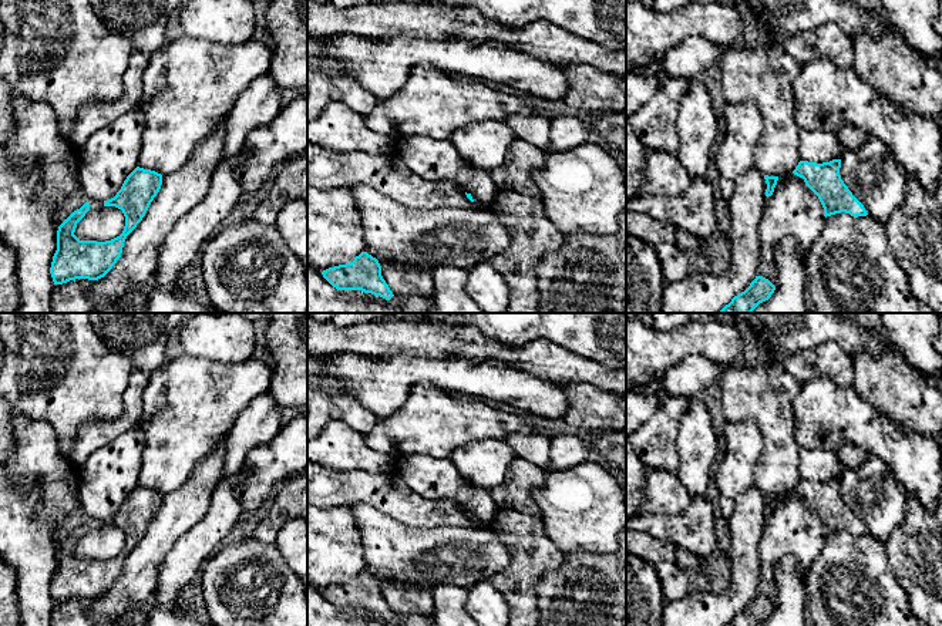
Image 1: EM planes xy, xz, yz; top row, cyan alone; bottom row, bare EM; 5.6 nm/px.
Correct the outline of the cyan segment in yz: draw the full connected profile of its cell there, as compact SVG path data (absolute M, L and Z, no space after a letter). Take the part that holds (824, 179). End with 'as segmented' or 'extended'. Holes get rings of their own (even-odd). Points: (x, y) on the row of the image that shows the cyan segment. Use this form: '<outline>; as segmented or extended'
M841 159L815 164L800 161L794 175L804 179L805 185L818 196L824 216L850 213L851 216L867 216L864 205L852 195L840 175Z; as segmented

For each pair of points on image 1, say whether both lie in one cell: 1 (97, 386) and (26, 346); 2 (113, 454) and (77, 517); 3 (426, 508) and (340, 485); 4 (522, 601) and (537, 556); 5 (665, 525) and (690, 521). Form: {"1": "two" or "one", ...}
{"1": "one", "2": "two", "3": "one", "4": "one", "5": "one"}

